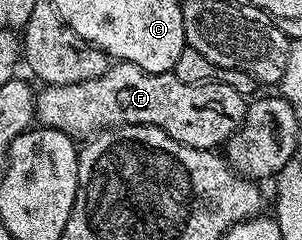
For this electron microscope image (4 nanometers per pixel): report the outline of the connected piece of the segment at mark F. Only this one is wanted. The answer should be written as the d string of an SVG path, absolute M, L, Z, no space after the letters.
M124 62L110 63L108 72L87 82L46 84L36 93L36 97L36 123L74 138L88 138L107 128L122 128L125 124L146 124L171 134L171 138L175 138L175 142L183 142L183 146L210 150L224 145L235 135L237 128L245 120L247 107L246 97L241 96L239 90L231 90L231 86L179 82L179 78L172 72L144 72L137 64Z

